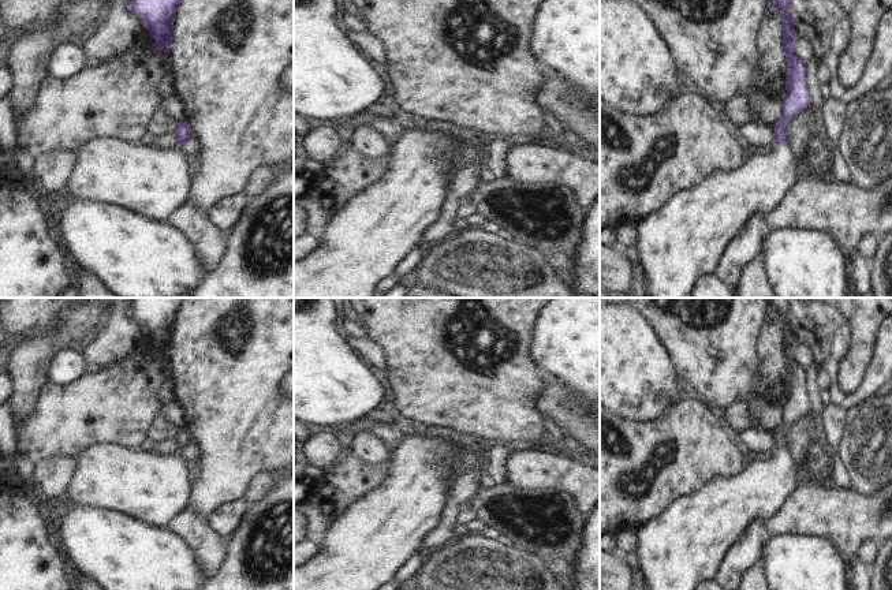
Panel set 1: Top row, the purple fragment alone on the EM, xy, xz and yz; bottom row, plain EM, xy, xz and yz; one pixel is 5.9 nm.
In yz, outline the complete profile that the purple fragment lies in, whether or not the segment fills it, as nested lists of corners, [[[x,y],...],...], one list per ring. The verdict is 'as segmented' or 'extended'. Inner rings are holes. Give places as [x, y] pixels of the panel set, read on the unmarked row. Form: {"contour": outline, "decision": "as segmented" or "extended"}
{"contour": [[[768,298],[783,322],[783,352],[787,362],[787,400],[783,418],[773,430],[776,448],[769,456],[746,456],[735,473],[721,473],[703,479],[697,488],[672,500],[646,524],[638,527],[637,553],[647,590],[695,590],[713,579],[727,549],[757,520],[772,520],[799,488],[799,467],[788,451],[787,430],[810,411],[805,367],[795,359],[798,344],[791,320],[791,298]]], "decision": "extended"}

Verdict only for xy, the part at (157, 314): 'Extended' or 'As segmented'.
As segmented.

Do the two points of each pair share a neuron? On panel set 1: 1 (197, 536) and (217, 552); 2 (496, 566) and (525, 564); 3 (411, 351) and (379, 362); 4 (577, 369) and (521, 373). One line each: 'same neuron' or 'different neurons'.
1: same neuron
2: same neuron
3: different neurons
4: different neurons

